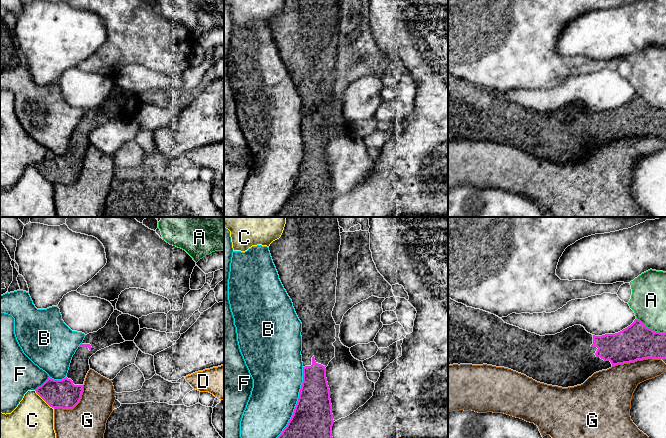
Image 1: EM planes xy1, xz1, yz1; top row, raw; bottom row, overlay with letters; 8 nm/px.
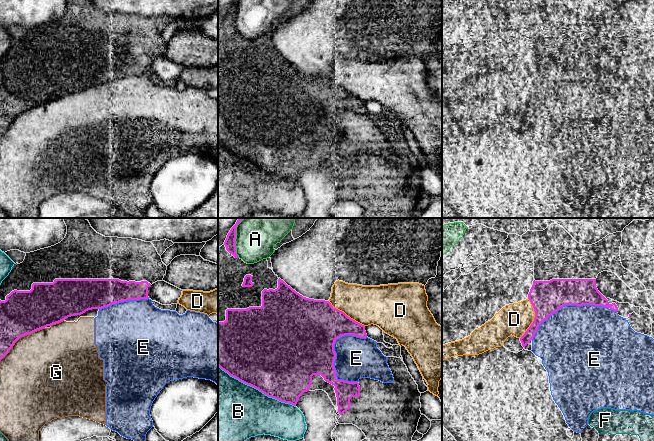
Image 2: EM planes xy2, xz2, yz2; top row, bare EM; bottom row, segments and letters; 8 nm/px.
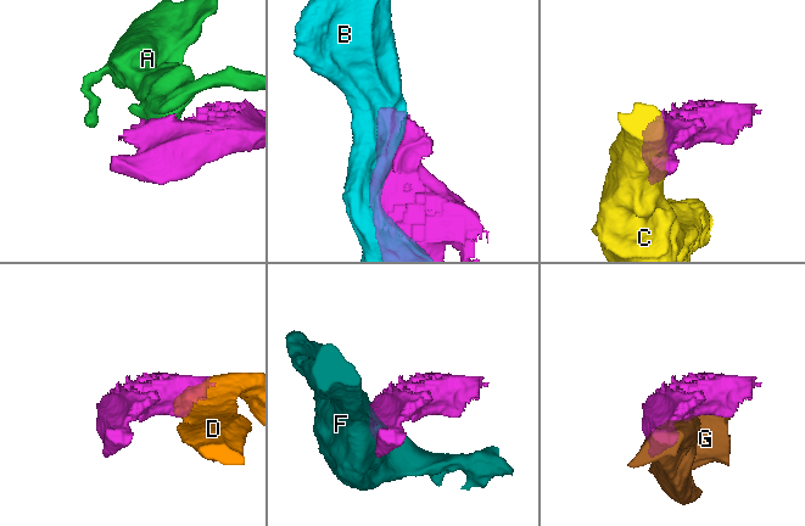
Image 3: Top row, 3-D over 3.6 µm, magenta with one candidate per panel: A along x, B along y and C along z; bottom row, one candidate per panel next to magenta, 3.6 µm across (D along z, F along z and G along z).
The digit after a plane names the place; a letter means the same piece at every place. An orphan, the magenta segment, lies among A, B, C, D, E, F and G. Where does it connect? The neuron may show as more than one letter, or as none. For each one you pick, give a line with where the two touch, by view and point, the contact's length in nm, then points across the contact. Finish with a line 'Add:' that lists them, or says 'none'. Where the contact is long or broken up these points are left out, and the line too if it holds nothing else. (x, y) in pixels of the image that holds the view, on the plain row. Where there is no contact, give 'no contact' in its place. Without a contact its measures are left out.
Add: none

